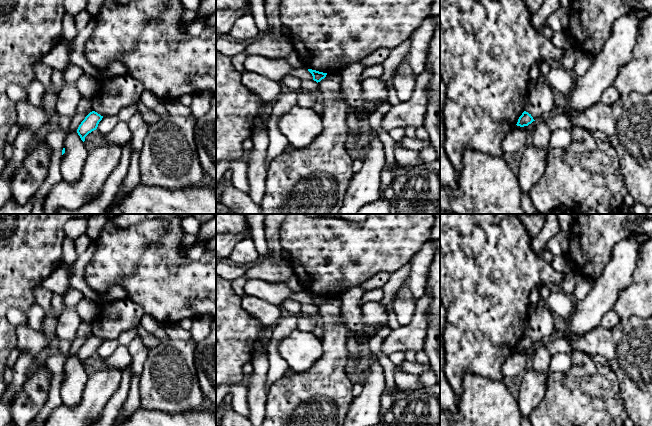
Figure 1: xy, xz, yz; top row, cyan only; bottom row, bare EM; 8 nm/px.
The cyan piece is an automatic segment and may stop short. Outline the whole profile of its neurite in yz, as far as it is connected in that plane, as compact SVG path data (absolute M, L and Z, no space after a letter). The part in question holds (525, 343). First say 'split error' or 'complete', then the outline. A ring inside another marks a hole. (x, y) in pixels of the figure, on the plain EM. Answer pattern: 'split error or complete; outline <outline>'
complete; outline M524 335L522 337L522 339L519 341L518 346L517 346L516 349L520 350L520 351L524 351L524 350L528 350L533 345L535 345L535 344L531 340L531 338L529 338L528 336Z

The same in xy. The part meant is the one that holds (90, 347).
complete; outline M92 335L81 346L81 348L79 349L77 353L77 357L83 366L85 365L85 361L89 357L97 353L98 348L102 344L102 342L103 340L101 340L95 335Z

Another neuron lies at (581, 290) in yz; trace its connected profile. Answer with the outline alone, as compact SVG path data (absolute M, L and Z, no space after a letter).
M581 277L577 280L574 296L579 301L582 300L592 289L594 282L588 278Z

